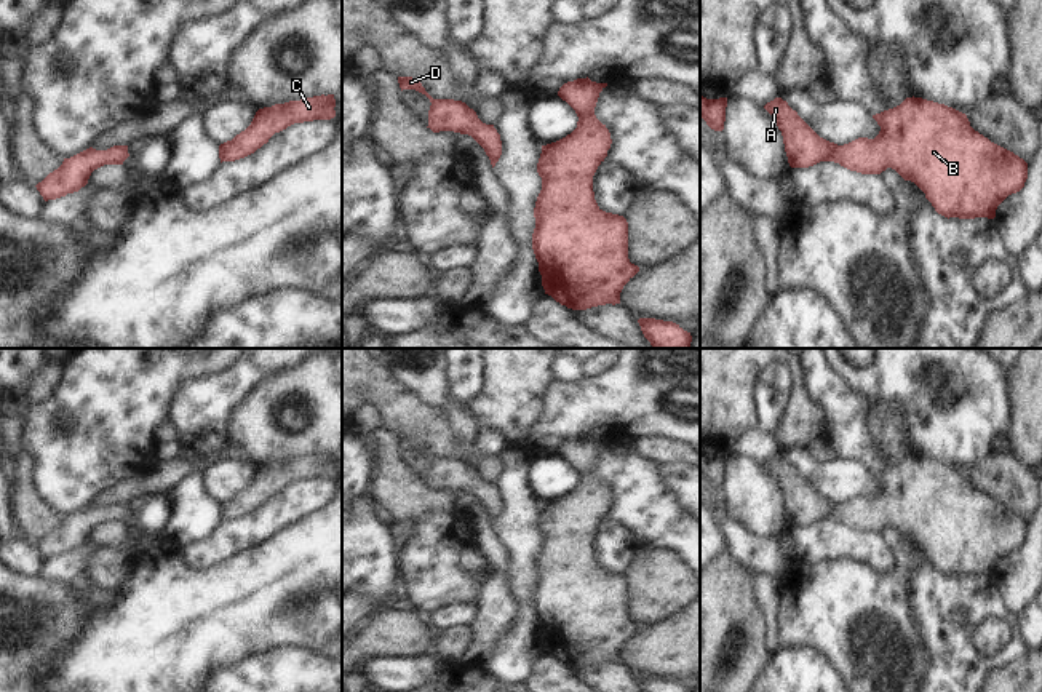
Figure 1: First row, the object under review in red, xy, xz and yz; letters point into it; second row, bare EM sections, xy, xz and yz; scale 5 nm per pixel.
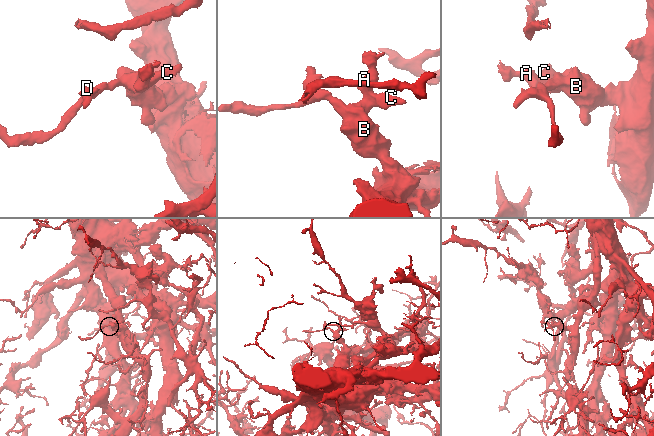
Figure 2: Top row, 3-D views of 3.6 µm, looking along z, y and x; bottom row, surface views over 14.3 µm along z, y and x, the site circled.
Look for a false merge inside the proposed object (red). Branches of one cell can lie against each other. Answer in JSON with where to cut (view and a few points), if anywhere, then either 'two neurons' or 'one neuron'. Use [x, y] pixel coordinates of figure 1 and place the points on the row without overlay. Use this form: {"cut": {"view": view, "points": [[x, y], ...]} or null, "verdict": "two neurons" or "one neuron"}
{"cut": null, "verdict": "one neuron"}

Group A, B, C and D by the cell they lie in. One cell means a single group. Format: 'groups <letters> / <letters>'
groups A B C D

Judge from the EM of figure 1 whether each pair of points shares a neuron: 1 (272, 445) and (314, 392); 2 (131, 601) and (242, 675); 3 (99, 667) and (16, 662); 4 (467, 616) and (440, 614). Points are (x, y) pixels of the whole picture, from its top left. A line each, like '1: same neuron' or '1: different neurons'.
1: same neuron
2: different neurons
3: different neurons
4: same neuron

